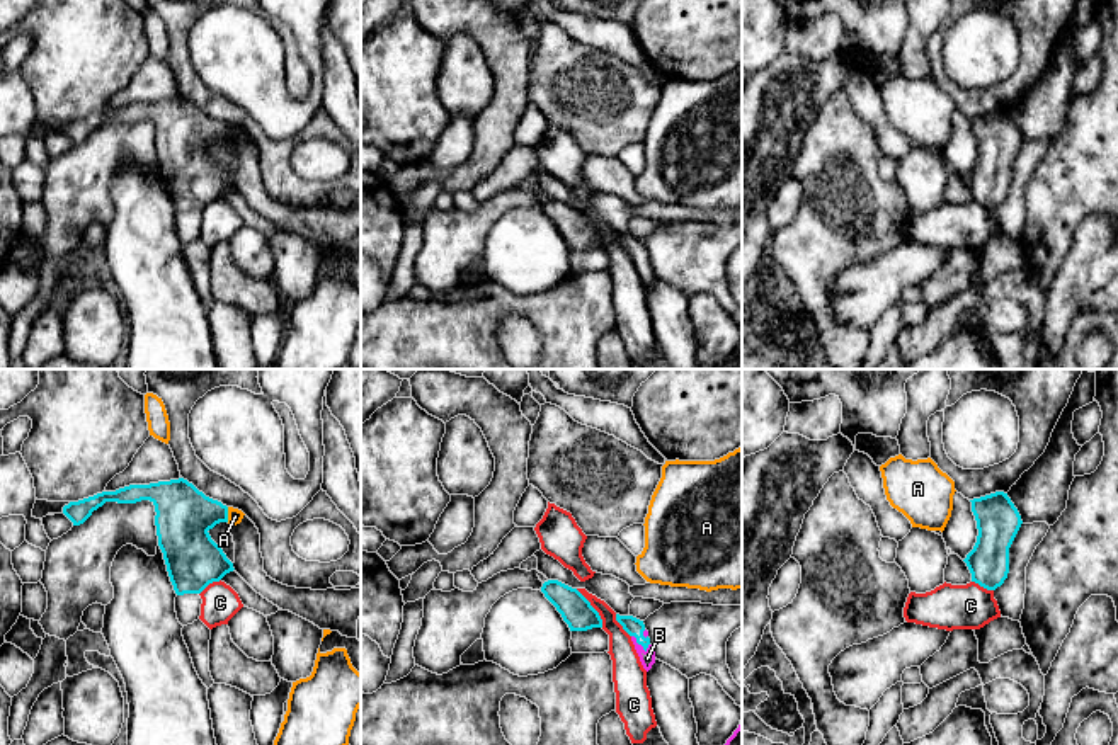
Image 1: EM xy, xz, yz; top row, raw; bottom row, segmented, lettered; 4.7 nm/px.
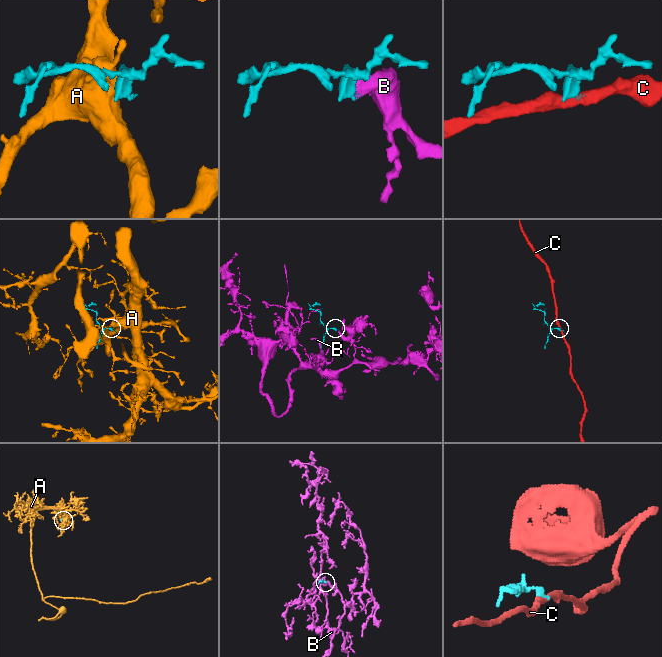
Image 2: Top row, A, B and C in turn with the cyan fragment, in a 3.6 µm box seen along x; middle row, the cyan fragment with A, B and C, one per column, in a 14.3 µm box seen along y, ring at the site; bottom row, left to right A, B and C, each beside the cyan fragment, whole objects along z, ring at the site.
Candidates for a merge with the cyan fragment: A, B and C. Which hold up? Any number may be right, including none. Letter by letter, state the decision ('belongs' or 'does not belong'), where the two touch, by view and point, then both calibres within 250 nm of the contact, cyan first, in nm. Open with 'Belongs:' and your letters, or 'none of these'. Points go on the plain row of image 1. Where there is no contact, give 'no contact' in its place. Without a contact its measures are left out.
Belongs: B
A: does not belong; contact xy (227, 133); calibres 260 and 70 nm
B: belongs; contact xz (638, 262); calibres 90 and 70 nm
C: does not belong; contact xz (593, 227); calibres 150 and 120 nm

